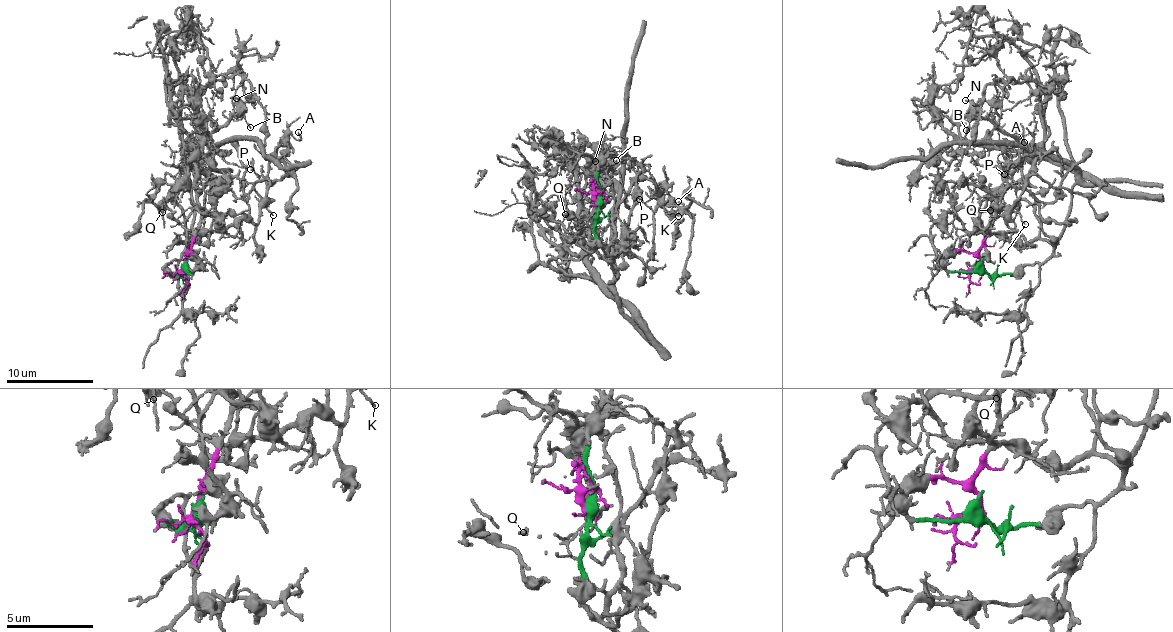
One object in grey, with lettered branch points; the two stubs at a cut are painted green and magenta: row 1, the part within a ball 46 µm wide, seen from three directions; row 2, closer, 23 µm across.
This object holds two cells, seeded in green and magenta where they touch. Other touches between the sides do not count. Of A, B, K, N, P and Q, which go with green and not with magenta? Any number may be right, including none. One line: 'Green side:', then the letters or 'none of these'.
Green side: A, K, P

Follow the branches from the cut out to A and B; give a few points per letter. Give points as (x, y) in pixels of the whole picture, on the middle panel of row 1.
A: (597, 204), (595, 250), (615, 270), (614, 213), (634, 183), (656, 182), (670, 213), (678, 202)
B: (597, 204), (596, 199), (604, 205), (592, 222), (590, 244), (606, 167), (617, 159)

